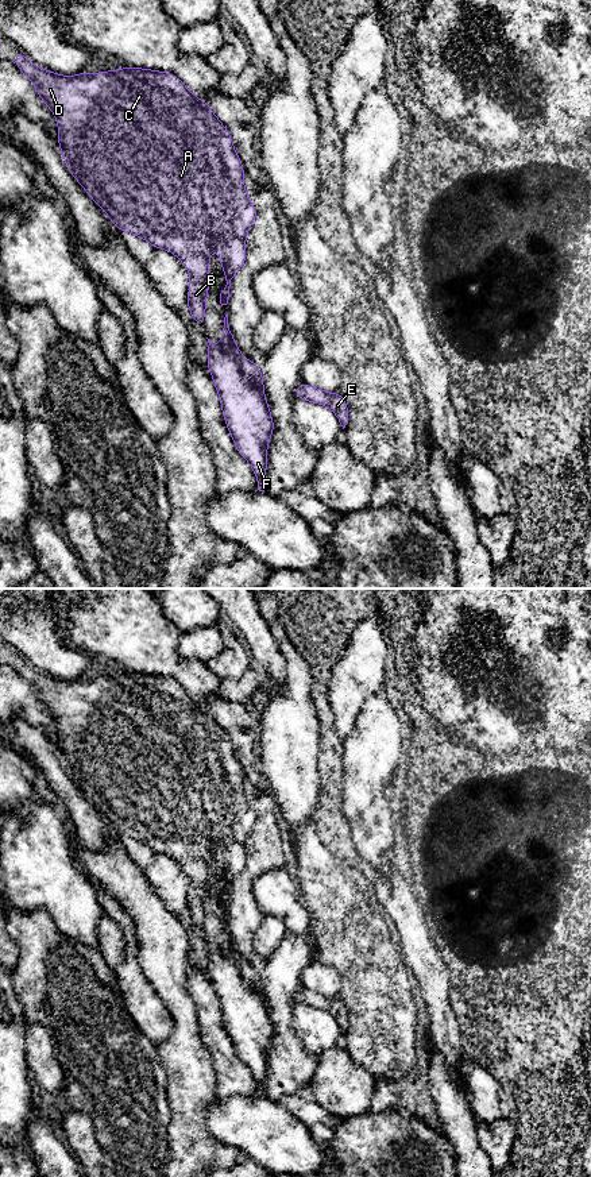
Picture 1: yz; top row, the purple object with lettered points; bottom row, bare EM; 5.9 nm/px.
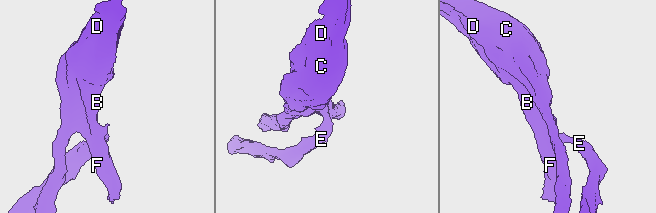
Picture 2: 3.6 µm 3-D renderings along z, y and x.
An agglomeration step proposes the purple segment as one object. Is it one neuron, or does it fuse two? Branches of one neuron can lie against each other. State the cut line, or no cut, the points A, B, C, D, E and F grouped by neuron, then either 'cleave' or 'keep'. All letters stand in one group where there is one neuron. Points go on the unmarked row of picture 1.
cut in yz along (239, 960), (238, 965), (243, 981), (263, 1000); A B C D F / E; cleave

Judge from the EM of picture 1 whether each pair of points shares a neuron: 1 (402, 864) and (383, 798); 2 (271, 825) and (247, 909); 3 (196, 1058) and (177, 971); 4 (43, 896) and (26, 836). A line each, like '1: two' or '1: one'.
1: one
2: one
3: one
4: one

